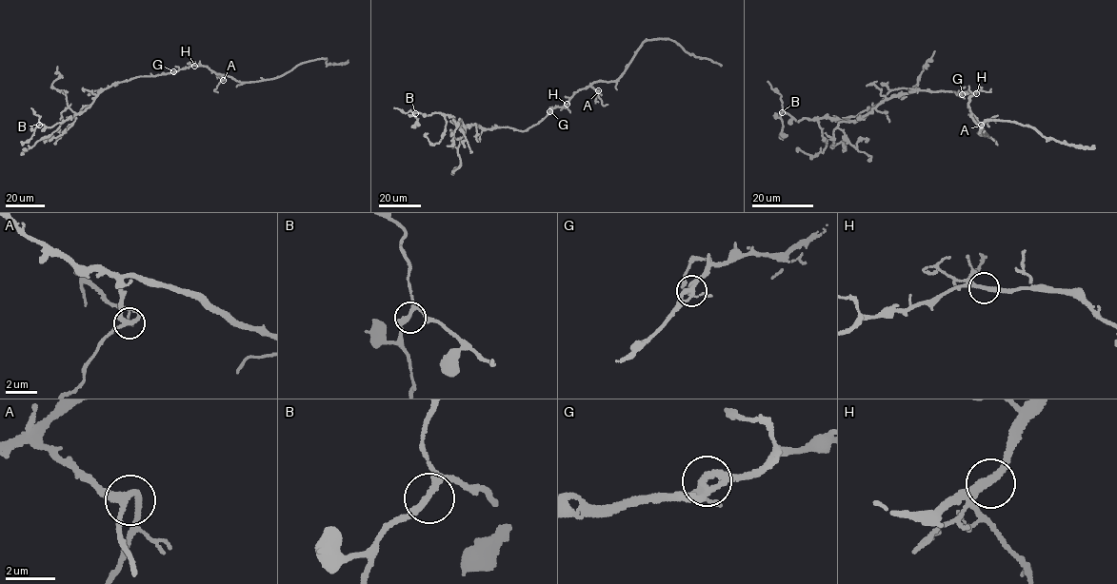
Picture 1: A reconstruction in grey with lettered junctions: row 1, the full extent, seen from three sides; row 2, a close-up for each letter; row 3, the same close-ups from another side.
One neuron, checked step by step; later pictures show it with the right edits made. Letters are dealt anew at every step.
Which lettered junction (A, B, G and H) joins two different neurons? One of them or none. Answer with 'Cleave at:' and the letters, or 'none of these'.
Cleave at: none of these

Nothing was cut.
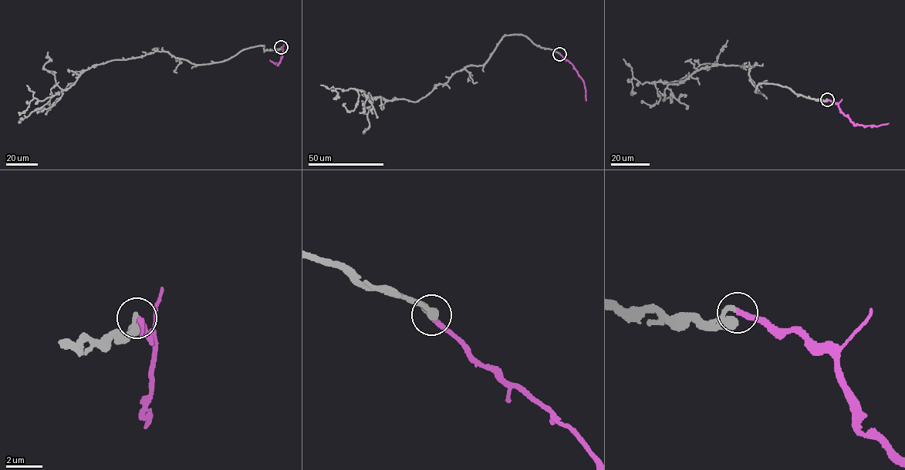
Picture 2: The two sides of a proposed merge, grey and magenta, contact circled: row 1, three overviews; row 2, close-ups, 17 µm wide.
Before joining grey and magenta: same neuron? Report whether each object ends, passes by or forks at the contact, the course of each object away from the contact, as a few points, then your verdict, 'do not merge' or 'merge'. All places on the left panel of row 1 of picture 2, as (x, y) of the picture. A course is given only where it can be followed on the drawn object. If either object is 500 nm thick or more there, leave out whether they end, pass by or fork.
grey ends; magenta ends; course grey (281, 47), (244, 48), (207, 64), (163, 51), (107, 61), (82, 70), (73, 84), (23, 119); course magenta (281, 47), (282, 55), (278, 64), (270, 60); merge

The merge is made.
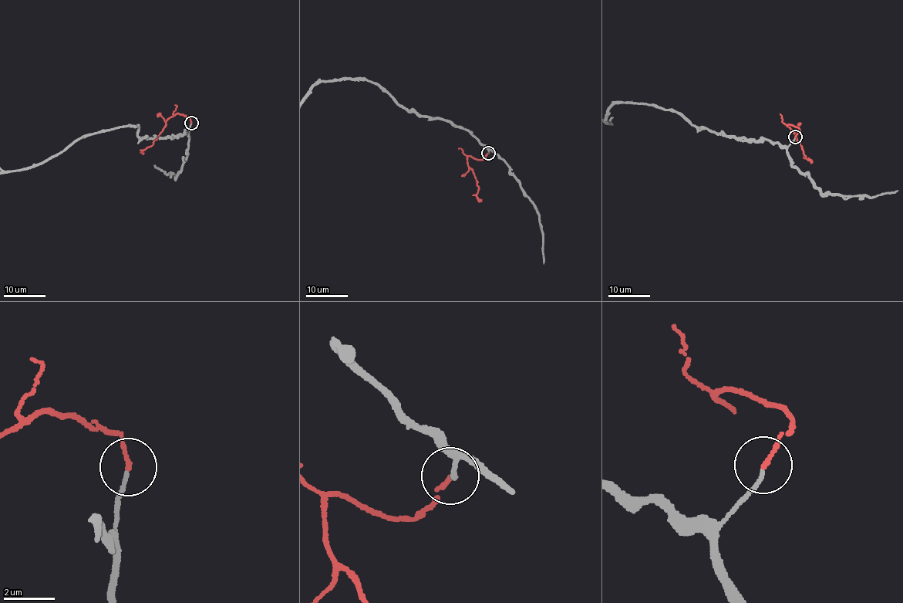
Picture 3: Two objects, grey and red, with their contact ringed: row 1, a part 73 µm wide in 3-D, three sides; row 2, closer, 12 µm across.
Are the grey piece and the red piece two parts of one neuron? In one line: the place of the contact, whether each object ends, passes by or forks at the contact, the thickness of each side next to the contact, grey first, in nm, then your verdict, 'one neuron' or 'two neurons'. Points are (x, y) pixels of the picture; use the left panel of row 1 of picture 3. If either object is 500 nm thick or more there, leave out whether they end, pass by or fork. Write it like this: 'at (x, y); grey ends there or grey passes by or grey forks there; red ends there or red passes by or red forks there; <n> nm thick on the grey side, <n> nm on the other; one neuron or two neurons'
at (191, 123); grey ends there; red ends there; 140 nm thick on the grey side, 150 nm on the other; one neuron

